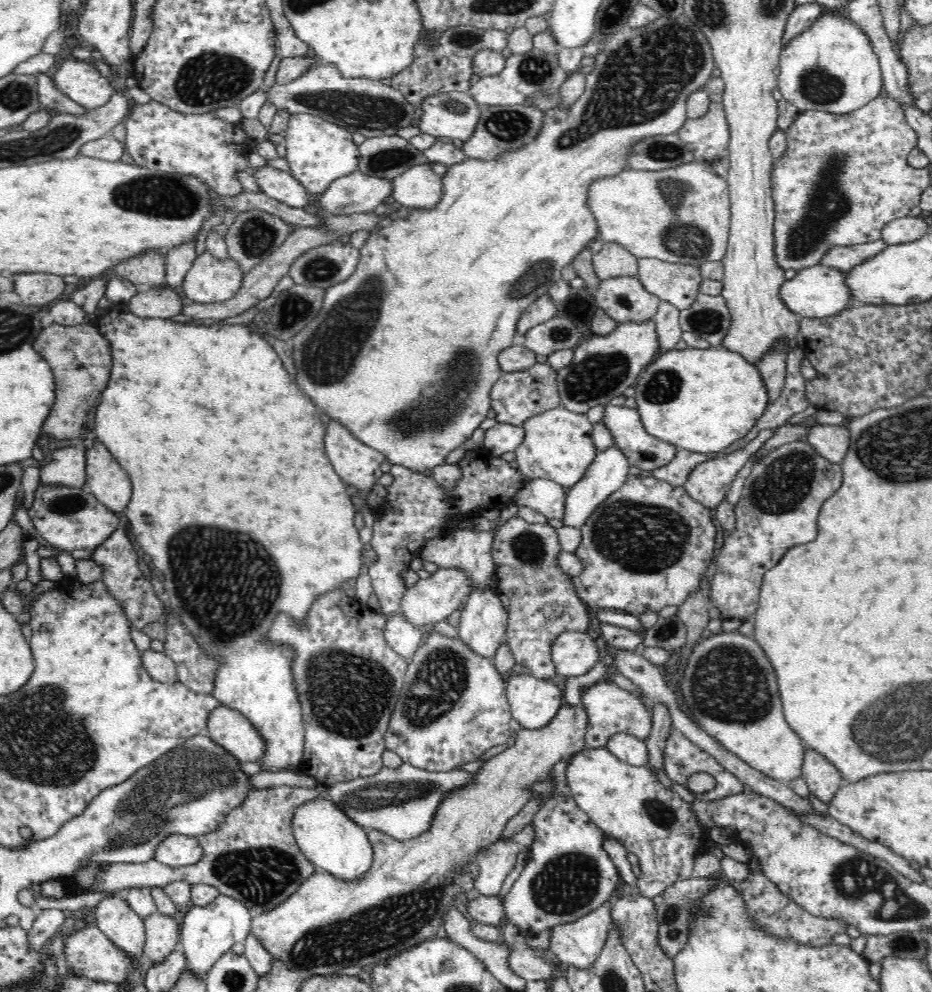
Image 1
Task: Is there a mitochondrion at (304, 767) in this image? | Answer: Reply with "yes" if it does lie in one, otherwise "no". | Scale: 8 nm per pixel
no

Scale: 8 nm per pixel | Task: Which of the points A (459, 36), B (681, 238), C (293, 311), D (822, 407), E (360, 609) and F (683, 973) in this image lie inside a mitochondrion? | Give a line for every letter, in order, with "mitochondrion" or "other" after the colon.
A: mitochondrion
B: mitochondrion
C: mitochondrion
D: other
E: other
F: other

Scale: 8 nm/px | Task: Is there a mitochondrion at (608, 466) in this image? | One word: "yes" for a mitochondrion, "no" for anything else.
no

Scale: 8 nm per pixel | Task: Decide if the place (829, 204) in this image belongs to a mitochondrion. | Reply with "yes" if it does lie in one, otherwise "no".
yes

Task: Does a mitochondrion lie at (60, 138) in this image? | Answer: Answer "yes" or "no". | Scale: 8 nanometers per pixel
yes

